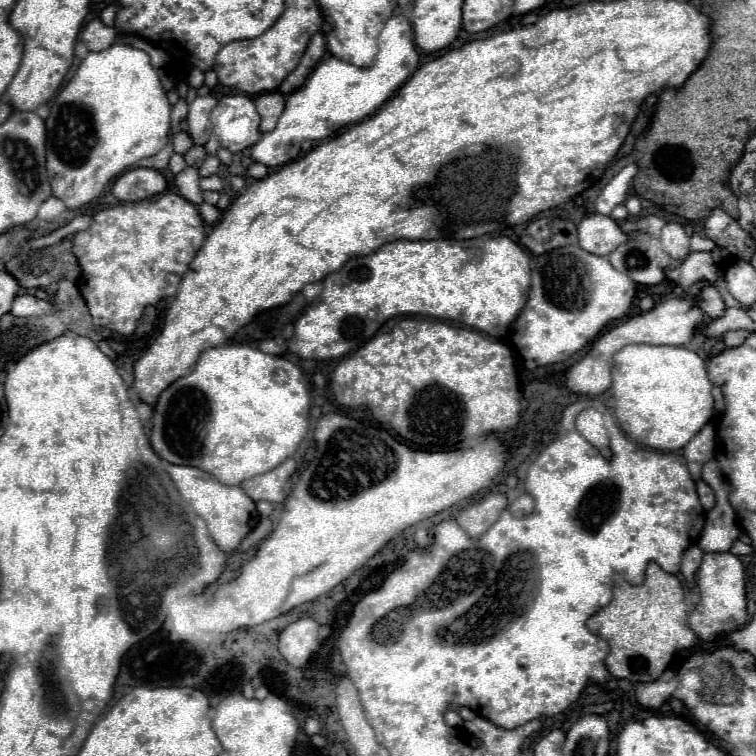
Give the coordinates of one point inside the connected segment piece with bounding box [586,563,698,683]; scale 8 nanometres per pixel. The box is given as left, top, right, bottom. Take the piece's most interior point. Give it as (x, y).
(644, 625)

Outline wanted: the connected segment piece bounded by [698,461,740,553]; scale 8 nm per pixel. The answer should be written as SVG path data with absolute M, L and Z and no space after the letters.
M714 461L704 465L702 479L714 489L716 505L708 511L698 547L704 553L722 553L728 551L740 535L740 529L736 525L736 513L728 501L728 483L724 475L718 471L718 467L714 465Z

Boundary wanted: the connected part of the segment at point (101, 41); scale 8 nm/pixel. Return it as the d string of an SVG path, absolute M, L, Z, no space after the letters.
M92 19L80 33L80 41L88 47L88 51L104 51L120 39L120 31L116 27L104 25L100 19Z

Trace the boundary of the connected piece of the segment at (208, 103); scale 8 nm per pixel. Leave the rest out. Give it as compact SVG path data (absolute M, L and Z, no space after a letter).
M198 95L188 109L188 133L196 145L204 145L210 137L210 111L216 107L214 95Z

